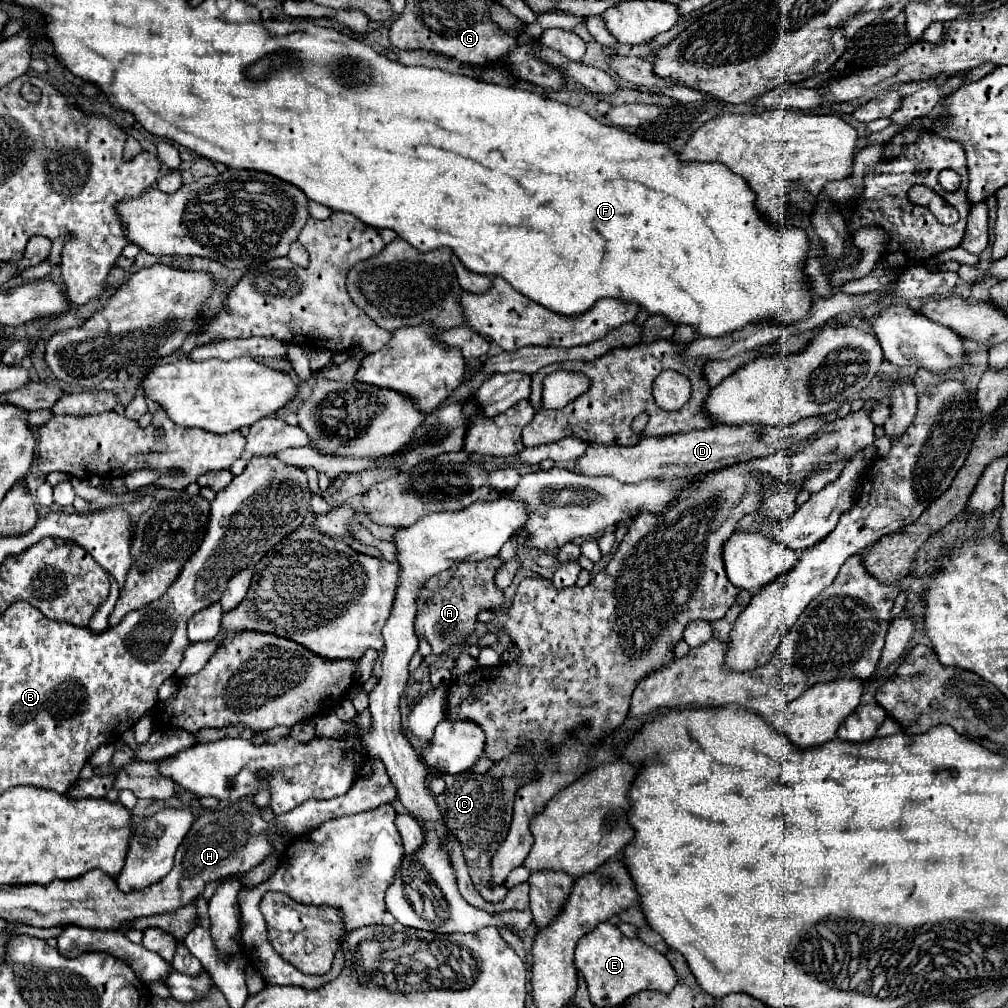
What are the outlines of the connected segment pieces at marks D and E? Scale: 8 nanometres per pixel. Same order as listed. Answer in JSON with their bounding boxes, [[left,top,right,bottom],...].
[[576,416,826,482],[574,922,678,1006]]

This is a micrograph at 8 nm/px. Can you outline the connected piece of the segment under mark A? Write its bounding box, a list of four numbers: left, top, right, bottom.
[414,556,504,654]

